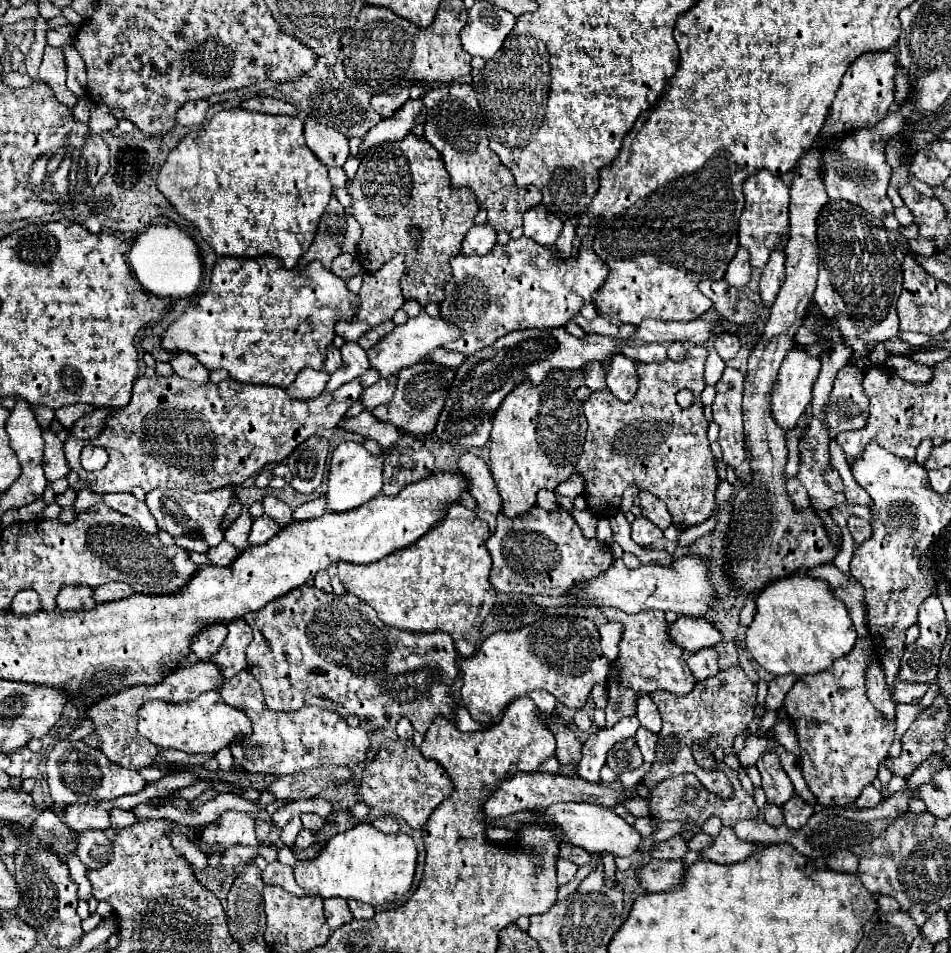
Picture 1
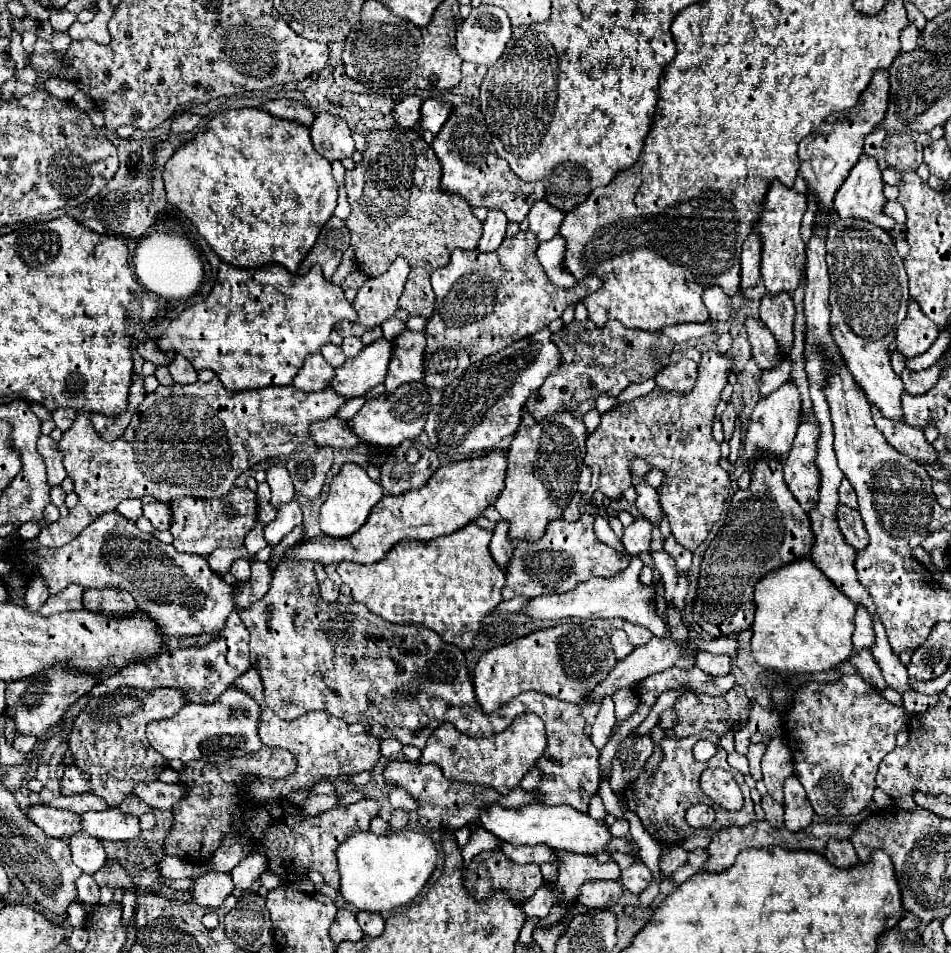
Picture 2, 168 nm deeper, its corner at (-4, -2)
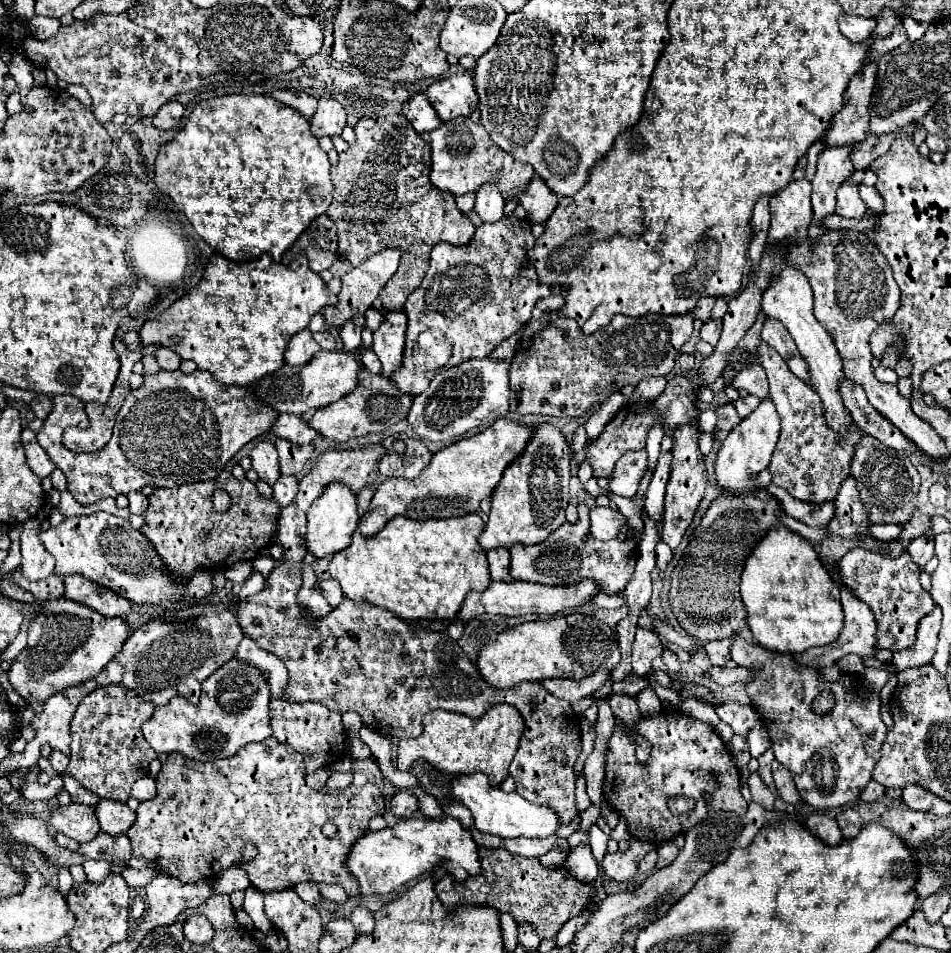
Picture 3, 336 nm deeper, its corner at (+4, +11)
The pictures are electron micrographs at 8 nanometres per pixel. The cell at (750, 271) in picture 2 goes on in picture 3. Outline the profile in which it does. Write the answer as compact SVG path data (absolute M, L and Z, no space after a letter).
M762 195L758 201L756 201L756 207L754 207L754 215L752 215L752 227L754 229L768 229L768 223L770 223L770 211L768 211L768 201L772 199L772 195Z

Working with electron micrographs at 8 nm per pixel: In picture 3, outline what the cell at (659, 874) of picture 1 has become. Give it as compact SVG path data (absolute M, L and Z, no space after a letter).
M630 839L630 847L626 851L616 851L614 855L606 853L602 859L602 869L606 877L614 881L628 881L636 875L638 863L646 857L646 853L654 851L652 843L644 843L640 839Z

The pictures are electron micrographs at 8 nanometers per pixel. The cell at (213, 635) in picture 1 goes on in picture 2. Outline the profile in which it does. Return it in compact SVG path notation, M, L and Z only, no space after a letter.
M104 512L104 516L98 516L80 536L76 536L72 542L60 548L26 548L28 540L22 542L16 540L8 552L6 558L16 568L16 572L24 572L24 576L32 576L34 572L40 574L44 582L48 582L50 596L64 590L68 584L78 584L84 590L88 588L120 588L128 590L134 600L138 602L138 608L148 614L156 624L160 624L160 630L168 636L198 636L198 634L210 634L216 636L224 630L224 624L234 610L232 600L232 586L222 582L208 566L208 560L202 556L192 556L188 552L176 552L172 544L162 544L152 534L144 534L138 530L136 522L126 520L120 512Z

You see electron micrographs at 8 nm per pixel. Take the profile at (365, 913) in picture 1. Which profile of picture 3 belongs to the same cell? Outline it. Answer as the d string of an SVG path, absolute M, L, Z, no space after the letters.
M356 907L350 921L354 923L358 935L370 935L374 931L374 915L364 907Z

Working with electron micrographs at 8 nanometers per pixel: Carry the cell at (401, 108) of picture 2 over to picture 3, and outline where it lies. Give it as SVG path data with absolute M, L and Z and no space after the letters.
M420 93L412 95L412 99L404 105L402 113L420 135L434 131L436 127L442 127L442 121L436 115L434 107L428 103L426 95L420 95Z

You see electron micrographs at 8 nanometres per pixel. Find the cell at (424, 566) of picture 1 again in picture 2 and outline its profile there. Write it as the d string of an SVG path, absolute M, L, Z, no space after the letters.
M470 522L454 534L434 538L430 542L398 542L384 560L370 566L342 562L338 566L338 574L342 582L350 586L354 602L366 604L370 612L382 616L384 620L392 624L416 624L430 628L460 650L472 650L476 632L482 626L482 618L502 602L500 590L504 586L504 572L496 568L496 562L492 560L492 554L488 550L490 536L490 530L484 530Z

